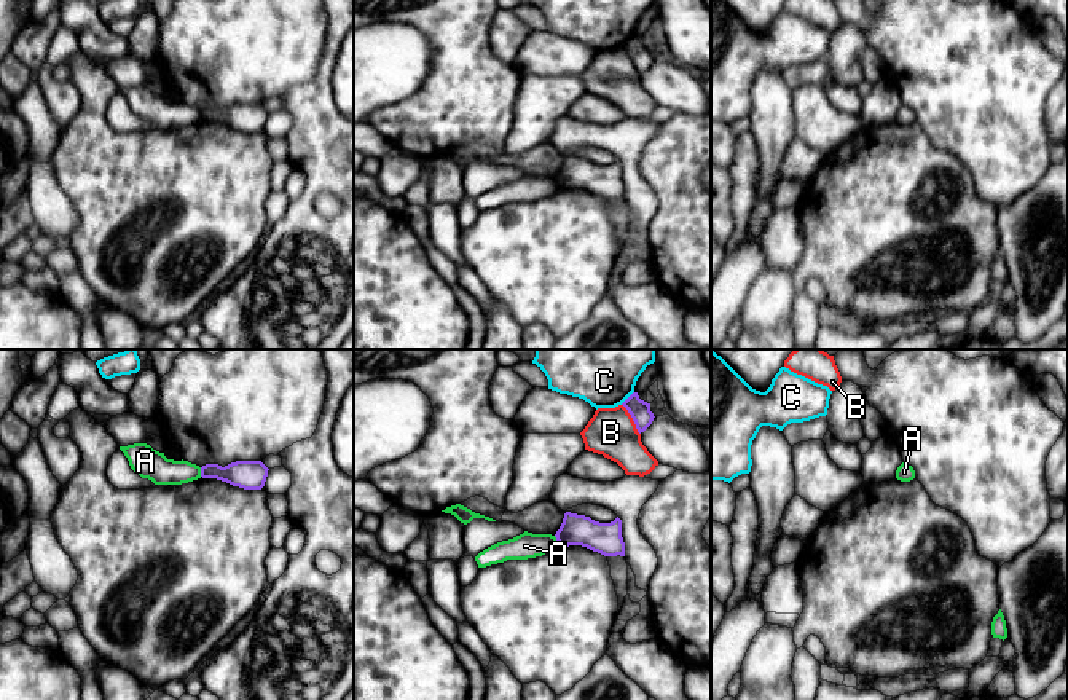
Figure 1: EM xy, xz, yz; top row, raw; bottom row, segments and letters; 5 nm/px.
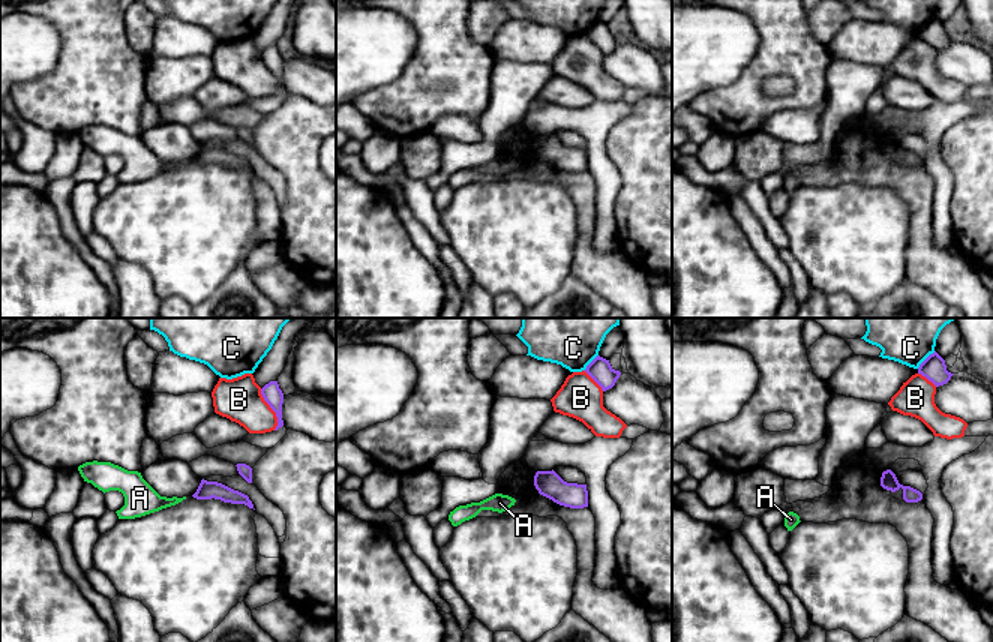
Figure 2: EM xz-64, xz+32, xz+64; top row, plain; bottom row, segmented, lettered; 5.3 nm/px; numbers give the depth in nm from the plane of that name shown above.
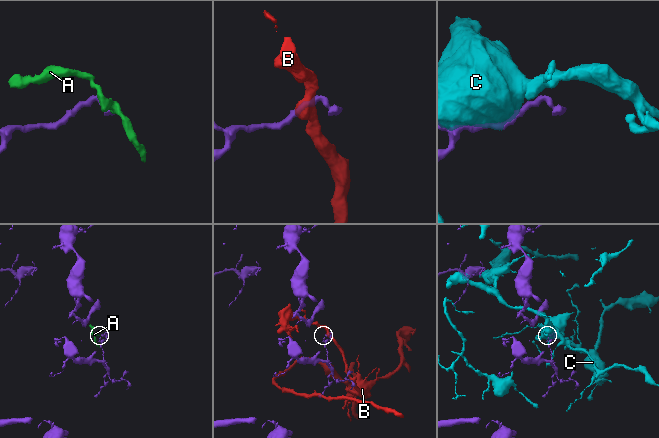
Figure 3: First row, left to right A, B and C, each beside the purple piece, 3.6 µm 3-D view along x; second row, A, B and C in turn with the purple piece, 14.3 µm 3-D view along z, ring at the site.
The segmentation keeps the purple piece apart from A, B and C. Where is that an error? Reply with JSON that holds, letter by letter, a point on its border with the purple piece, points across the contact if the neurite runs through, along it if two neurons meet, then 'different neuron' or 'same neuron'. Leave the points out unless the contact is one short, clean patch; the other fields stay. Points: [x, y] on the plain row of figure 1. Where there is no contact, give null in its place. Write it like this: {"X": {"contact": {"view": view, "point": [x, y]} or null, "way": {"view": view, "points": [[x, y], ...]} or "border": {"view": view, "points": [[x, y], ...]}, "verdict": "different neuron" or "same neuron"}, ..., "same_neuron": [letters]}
{"A": {"contact": {"view": "xy", "point": [201, 115]}, "border": {"view": "xy", "points": [[200, 110], [201, 118]]}, "verdict": "different neuron"}, "B": {"contact": {"view": "xz", "point": [633, 62]}, "border": {"view": "xz", "points": [[622, 47], [640, 77]]}, "verdict": "different neuron"}, "C": {"contact": {"view": "xz", "point": [628, 40]}, "verdict": "different neuron"}, "same_neuron": []}

